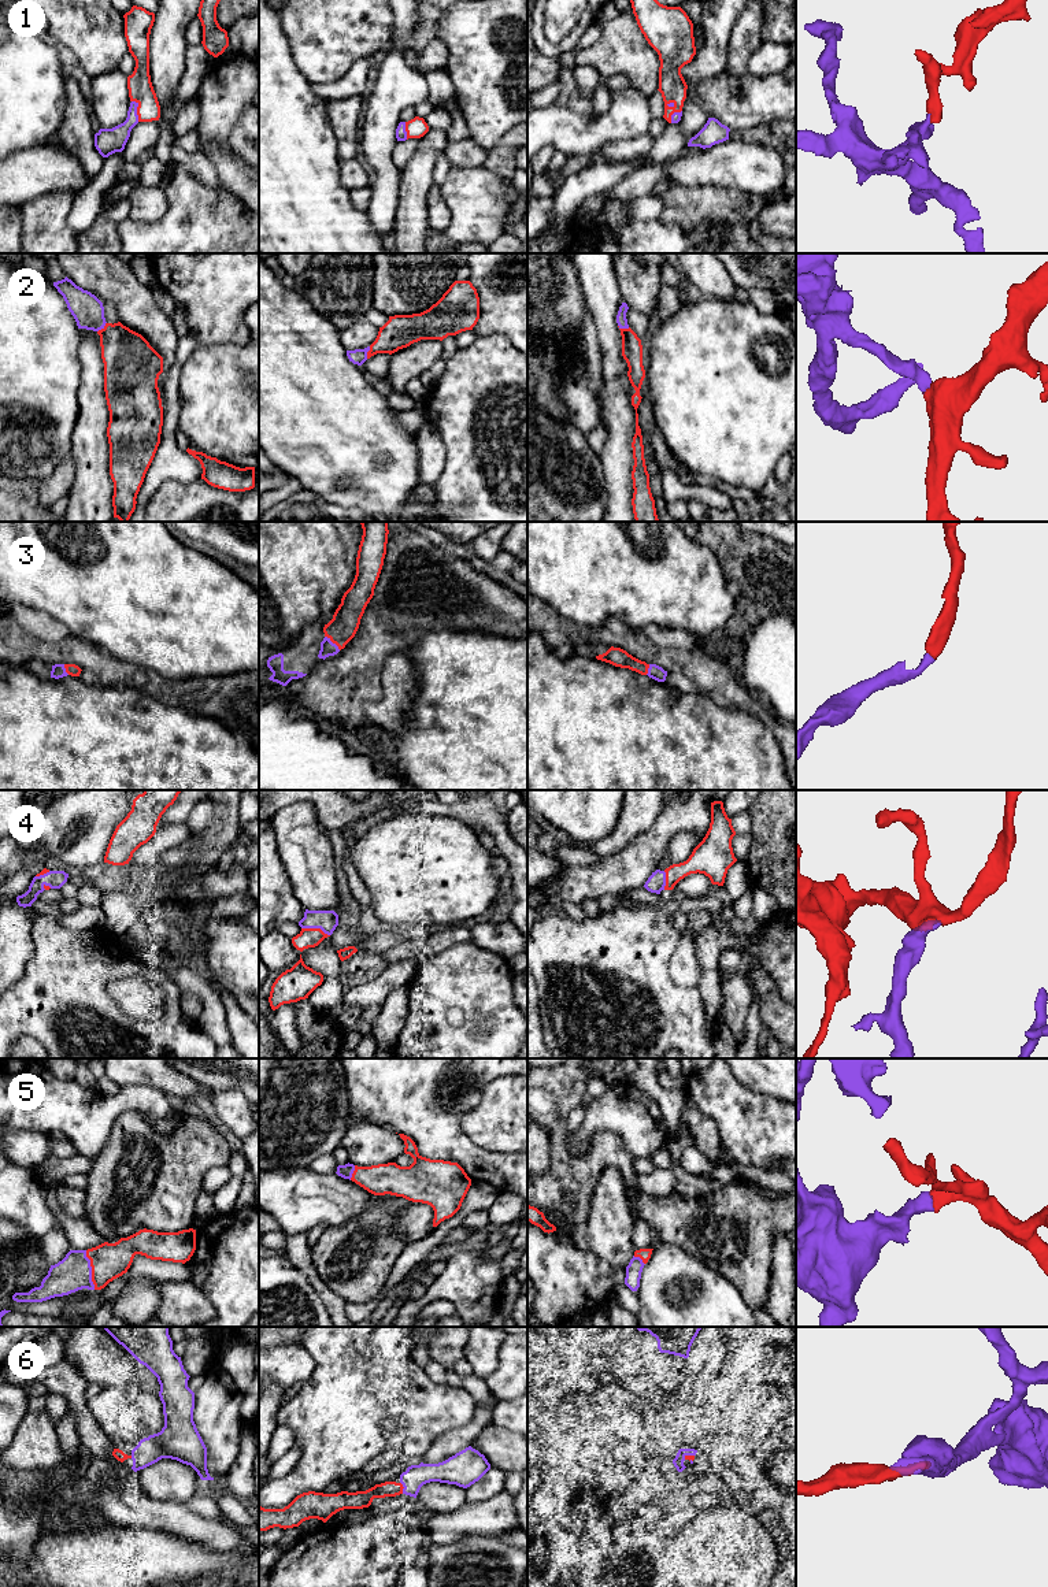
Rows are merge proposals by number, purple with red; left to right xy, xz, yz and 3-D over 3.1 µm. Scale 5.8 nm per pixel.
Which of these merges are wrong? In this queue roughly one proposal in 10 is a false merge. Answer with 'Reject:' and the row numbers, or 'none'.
Reject: none

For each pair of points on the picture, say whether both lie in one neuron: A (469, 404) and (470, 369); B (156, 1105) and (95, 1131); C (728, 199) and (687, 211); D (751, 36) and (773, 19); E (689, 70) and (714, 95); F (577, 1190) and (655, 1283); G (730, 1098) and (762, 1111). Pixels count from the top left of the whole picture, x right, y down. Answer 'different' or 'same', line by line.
A: same
B: same
C: same
D: different
E: different
F: different
G: same

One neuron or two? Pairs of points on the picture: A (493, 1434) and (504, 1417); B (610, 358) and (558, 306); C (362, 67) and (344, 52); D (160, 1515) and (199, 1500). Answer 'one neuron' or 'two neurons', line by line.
A: two neurons
B: two neurons
C: two neurons
D: two neurons

